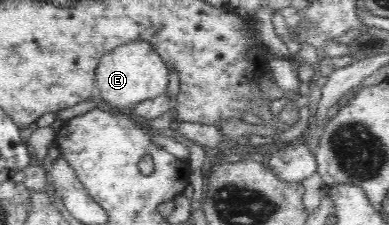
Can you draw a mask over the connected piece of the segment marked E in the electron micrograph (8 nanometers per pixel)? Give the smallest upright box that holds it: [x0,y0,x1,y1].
[95,39,168,112]

